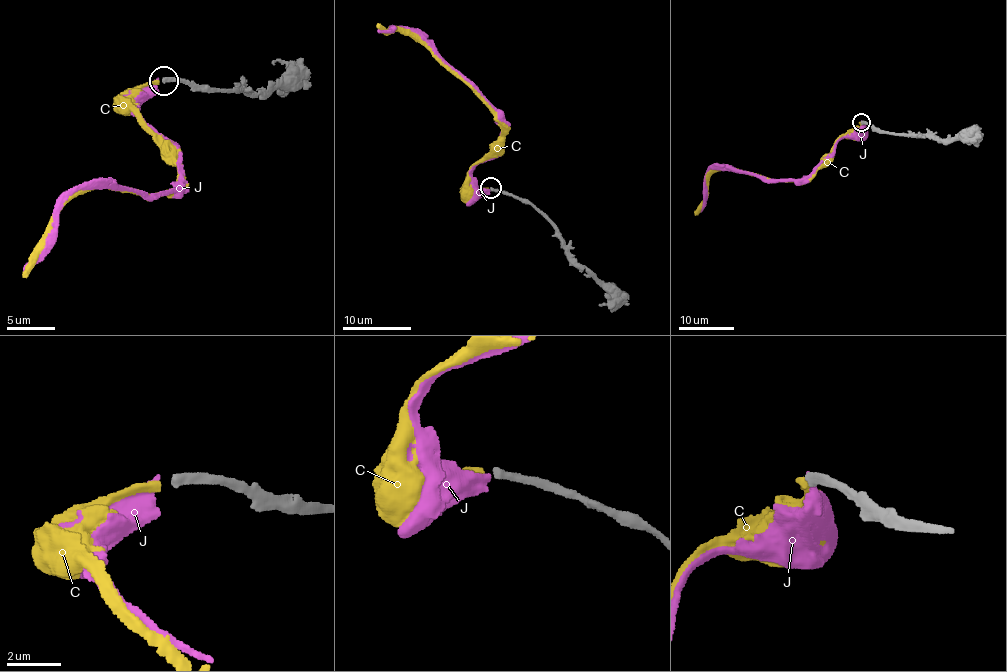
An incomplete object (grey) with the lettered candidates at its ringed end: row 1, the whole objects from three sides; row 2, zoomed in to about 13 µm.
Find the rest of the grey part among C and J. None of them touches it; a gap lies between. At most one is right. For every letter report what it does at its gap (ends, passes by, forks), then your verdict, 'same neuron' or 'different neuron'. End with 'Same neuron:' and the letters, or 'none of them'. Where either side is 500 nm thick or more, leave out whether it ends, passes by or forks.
C: it ends | same neuron
J: it ends | different neuron
Same neuron: C

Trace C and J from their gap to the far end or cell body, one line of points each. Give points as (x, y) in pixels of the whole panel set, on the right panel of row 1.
C: (860, 123), (843, 134), (803, 180), (772, 180), (719, 169), (711, 174), (707, 195), (695, 214)
J: (862, 122), (860, 129), (839, 138), (832, 153), (813, 172), (796, 180), (710, 168), (700, 211)

